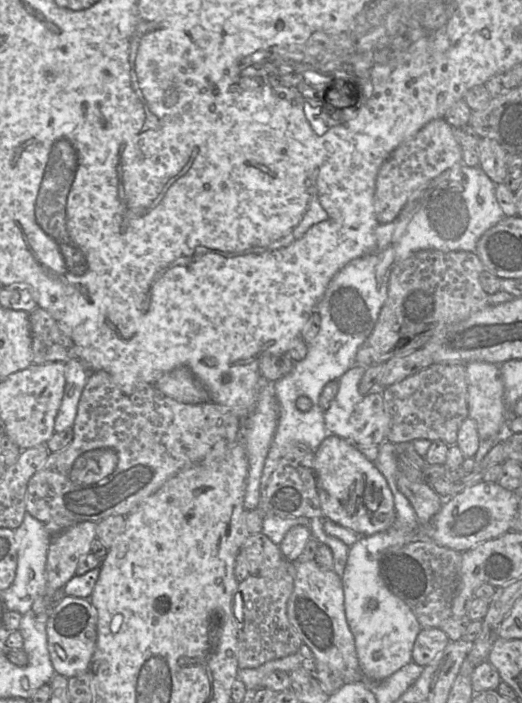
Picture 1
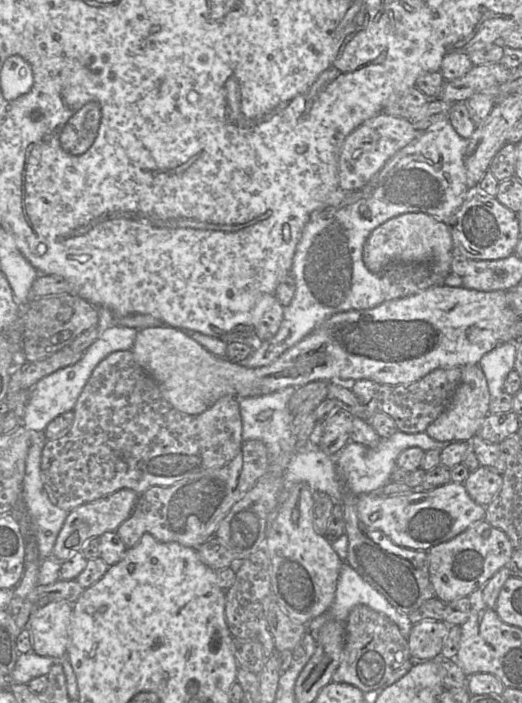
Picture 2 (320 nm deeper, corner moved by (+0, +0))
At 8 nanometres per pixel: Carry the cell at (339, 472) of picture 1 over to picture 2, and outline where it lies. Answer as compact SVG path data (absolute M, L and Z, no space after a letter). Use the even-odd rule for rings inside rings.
M449 482L431 491L395 496L369 493L357 496L360 521L369 529L381 531L394 544L413 550L428 551L447 542L485 517L486 507L475 503L463 483Z

